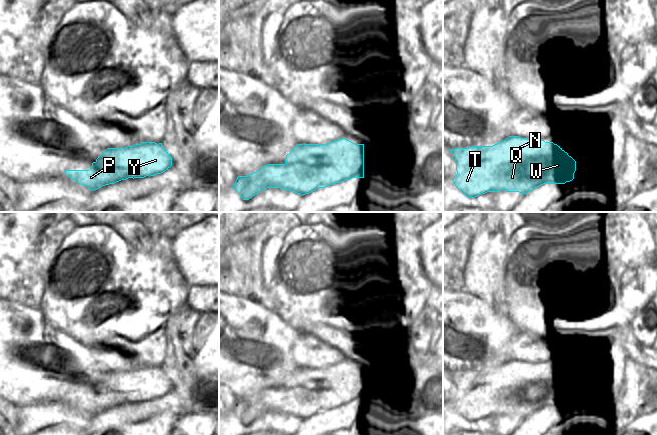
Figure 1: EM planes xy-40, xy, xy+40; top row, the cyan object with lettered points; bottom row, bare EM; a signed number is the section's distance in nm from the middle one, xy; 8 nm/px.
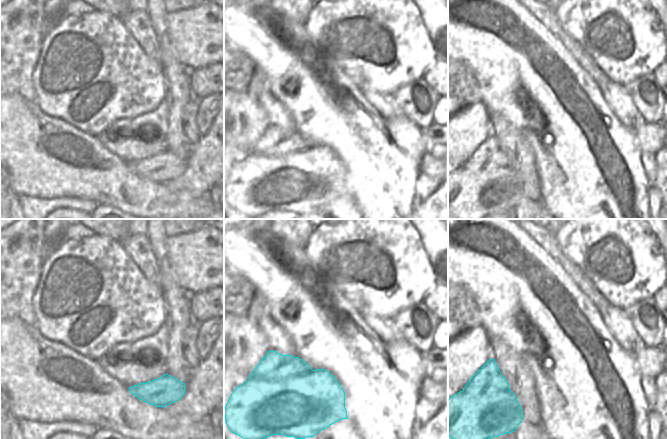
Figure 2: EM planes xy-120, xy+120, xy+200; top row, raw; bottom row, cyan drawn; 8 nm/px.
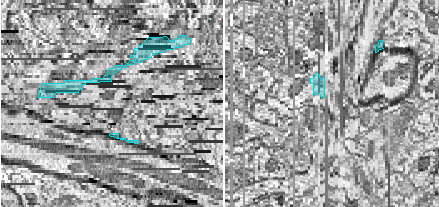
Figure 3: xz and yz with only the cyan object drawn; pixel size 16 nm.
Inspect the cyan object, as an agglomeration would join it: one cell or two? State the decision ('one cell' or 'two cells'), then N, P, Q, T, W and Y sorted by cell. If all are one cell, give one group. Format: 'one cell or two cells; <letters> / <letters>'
two cells; N / P Q T W Y

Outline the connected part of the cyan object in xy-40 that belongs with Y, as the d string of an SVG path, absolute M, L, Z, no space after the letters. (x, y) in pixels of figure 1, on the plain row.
M147 365L125 372L107 372L89 394L65 394L64 397L94 415L128 402L155 400L171 390L172 381L162 367Z

